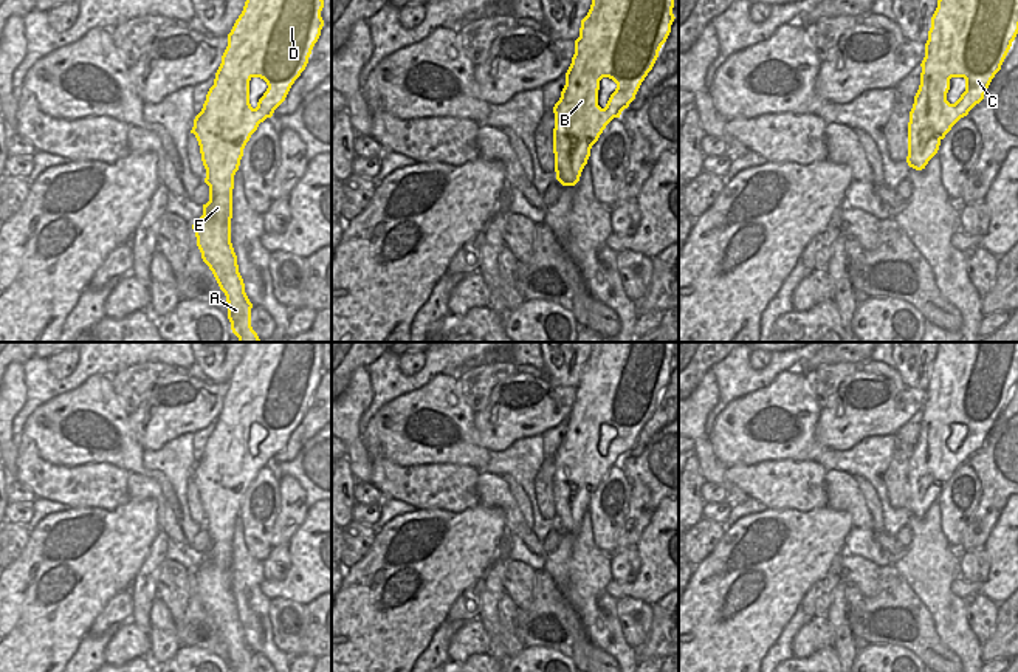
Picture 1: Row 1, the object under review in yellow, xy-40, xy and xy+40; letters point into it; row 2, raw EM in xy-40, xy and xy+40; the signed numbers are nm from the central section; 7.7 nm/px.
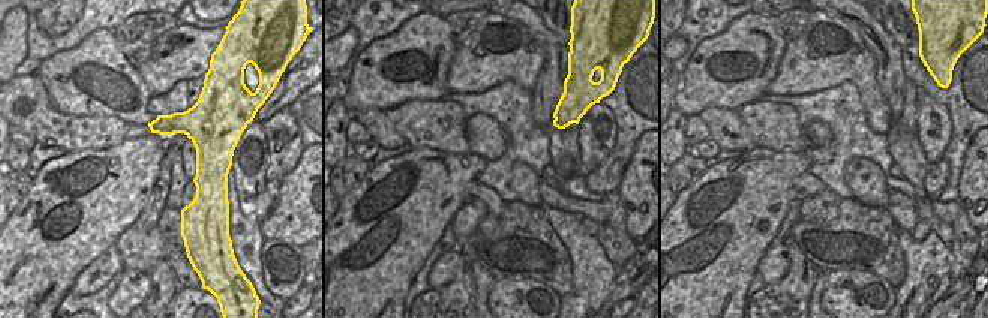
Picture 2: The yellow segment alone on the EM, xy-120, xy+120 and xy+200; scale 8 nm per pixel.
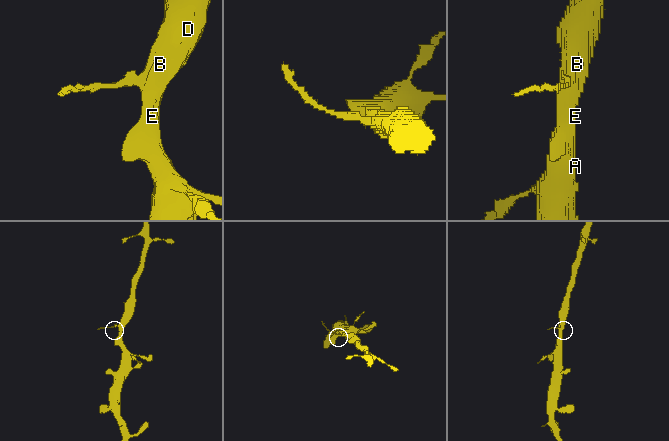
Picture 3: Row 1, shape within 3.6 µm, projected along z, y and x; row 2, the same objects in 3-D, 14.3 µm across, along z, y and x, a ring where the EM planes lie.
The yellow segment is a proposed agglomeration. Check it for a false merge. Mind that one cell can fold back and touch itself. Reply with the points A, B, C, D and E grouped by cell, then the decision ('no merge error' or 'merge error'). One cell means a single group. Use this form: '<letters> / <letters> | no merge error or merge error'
A B C D E | no merge error

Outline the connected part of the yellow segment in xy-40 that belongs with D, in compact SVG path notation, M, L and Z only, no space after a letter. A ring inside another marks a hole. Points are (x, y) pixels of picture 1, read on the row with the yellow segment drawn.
M246 0L228 34L228 46L215 73L214 85L209 88L191 130L198 141L206 169L205 183L209 186L209 201L203 204L203 215L192 225L192 229L203 262L226 296L228 319L239 342L259 342L260 339L251 327L253 303L245 293L237 255L231 243L234 175L251 135L260 122L273 116L294 81L305 70L324 26L322 8L324 0ZM253 77L260 77L268 85L256 108L249 104L249 81Z

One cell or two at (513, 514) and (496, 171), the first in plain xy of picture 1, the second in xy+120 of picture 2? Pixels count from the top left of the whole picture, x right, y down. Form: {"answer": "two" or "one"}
{"answer": "two"}

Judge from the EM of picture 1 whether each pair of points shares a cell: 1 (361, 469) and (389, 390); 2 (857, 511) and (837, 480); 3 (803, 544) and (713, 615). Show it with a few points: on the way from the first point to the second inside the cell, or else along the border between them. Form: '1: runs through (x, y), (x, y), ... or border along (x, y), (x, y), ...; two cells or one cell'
1: border along (367, 367), (372, 401), (361, 415), (360, 432); two cells
2: runs through (852, 504), (842, 493), (842, 488); one cell
3: runs through (777, 570), (767, 579), (760, 600), (736, 615); one cell

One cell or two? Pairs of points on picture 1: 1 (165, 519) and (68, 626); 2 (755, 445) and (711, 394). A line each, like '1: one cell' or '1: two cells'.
1: two cells
2: two cells

